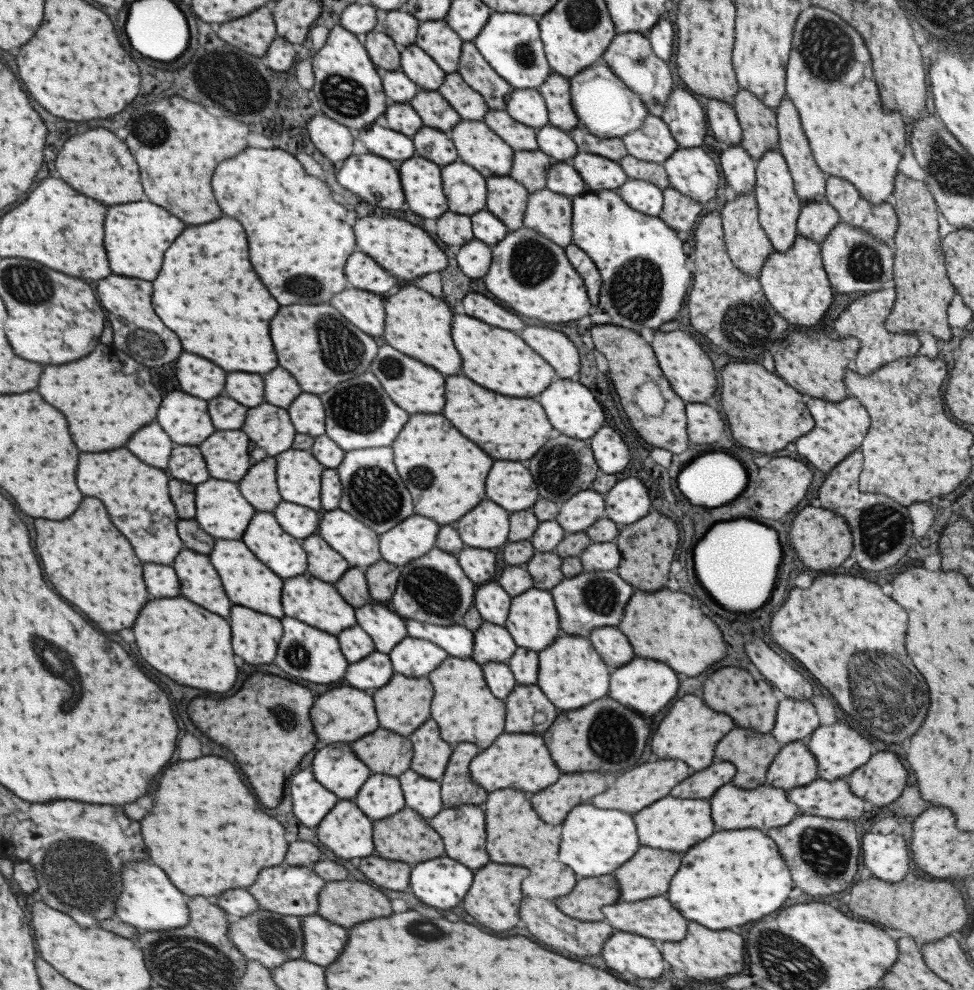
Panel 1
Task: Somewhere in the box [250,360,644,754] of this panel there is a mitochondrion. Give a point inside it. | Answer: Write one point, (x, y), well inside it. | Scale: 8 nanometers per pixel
(357, 408)

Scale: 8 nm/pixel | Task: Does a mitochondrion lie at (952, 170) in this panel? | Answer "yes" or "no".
yes

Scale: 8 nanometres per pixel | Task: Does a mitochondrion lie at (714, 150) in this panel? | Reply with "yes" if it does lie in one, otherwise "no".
no

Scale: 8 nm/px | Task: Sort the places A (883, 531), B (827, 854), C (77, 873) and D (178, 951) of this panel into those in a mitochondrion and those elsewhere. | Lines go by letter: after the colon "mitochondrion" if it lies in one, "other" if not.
A: mitochondrion
B: mitochondrion
C: mitochondrion
D: mitochondrion

